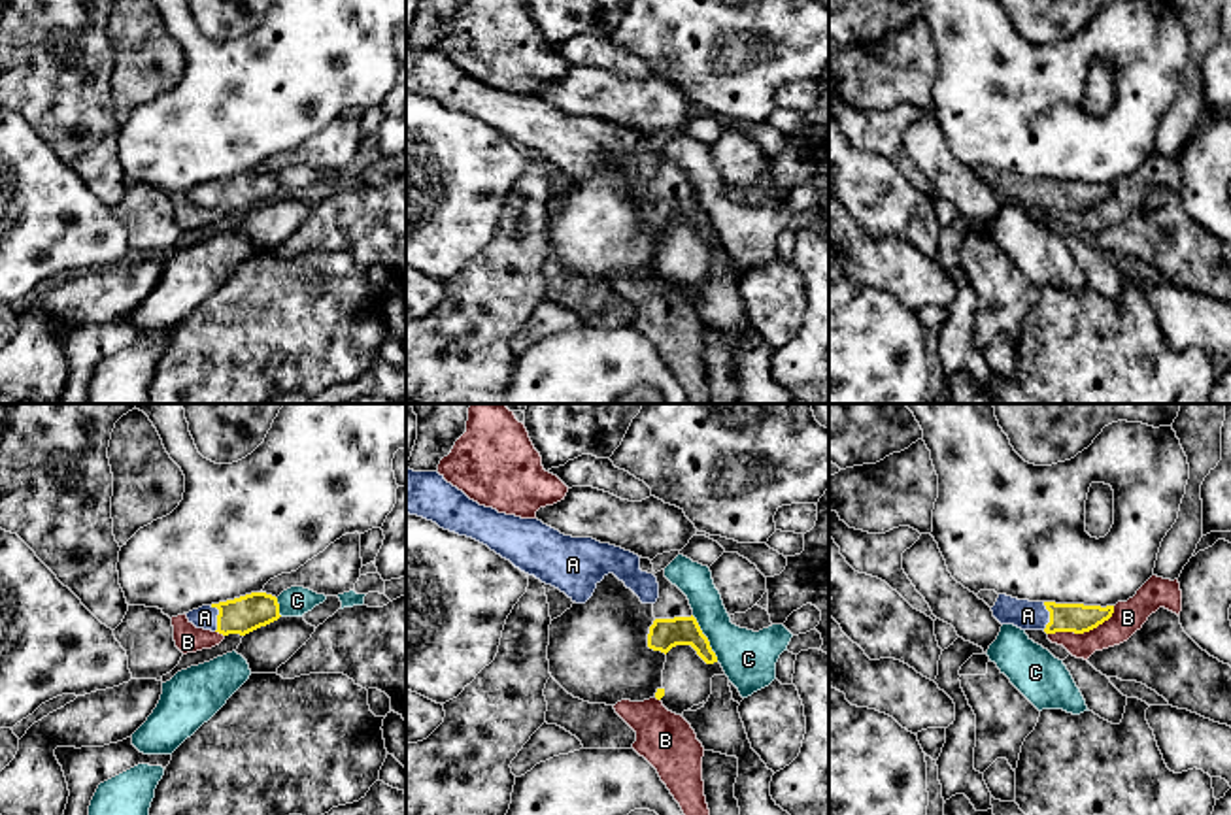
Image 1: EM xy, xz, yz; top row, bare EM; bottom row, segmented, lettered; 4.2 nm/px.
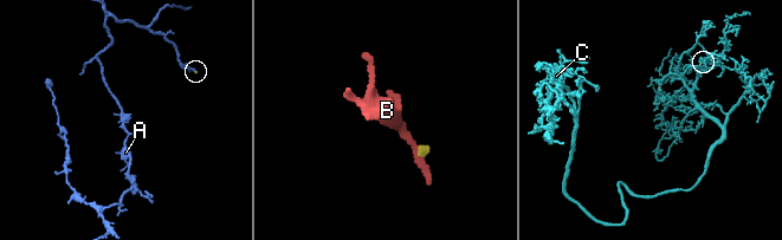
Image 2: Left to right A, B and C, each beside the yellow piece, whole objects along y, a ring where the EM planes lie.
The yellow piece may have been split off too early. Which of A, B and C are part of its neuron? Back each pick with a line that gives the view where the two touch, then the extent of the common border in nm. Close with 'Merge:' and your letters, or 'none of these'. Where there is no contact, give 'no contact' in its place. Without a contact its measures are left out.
A: xy | 110 nm
Merge: A

